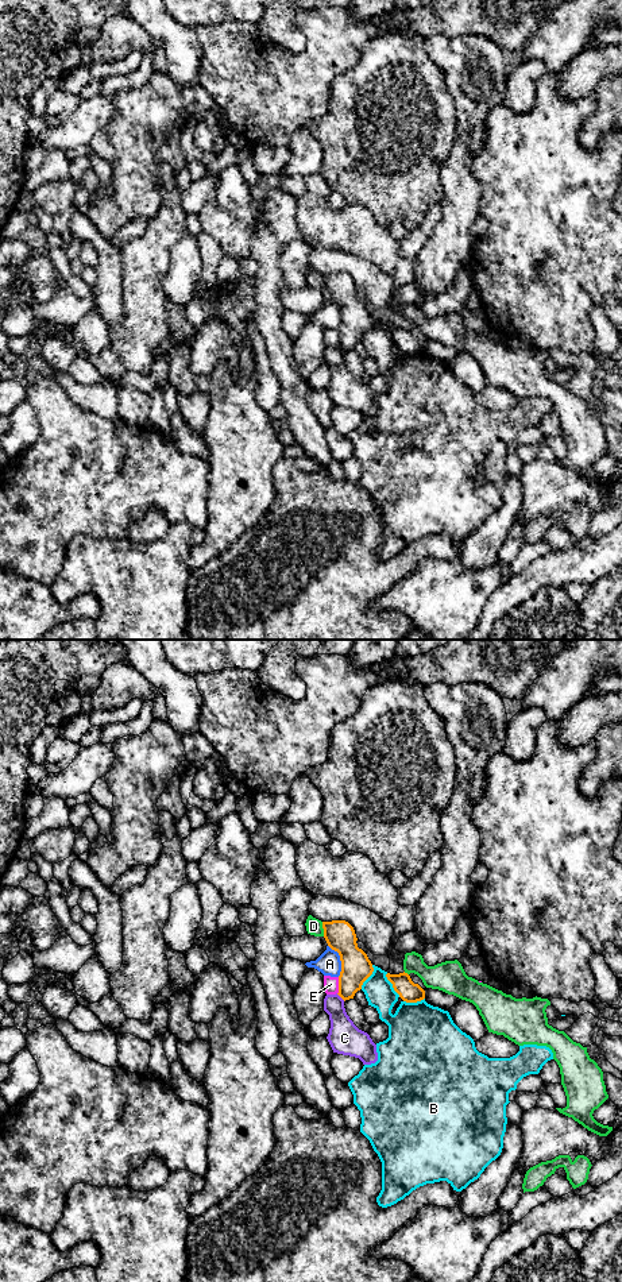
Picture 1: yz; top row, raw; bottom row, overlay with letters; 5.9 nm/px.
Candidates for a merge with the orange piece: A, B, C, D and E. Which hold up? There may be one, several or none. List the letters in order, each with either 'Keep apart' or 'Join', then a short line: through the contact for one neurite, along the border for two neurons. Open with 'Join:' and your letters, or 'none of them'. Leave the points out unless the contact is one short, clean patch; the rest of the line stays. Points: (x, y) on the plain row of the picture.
Join: none of them
A: Keep apart. Line: yz (328, 297), (339, 308), (339, 328)
B: Keep apart
C: Keep apart
D: Keep apart
E: Keep apart. Line: yz (339, 329), (337, 346)

